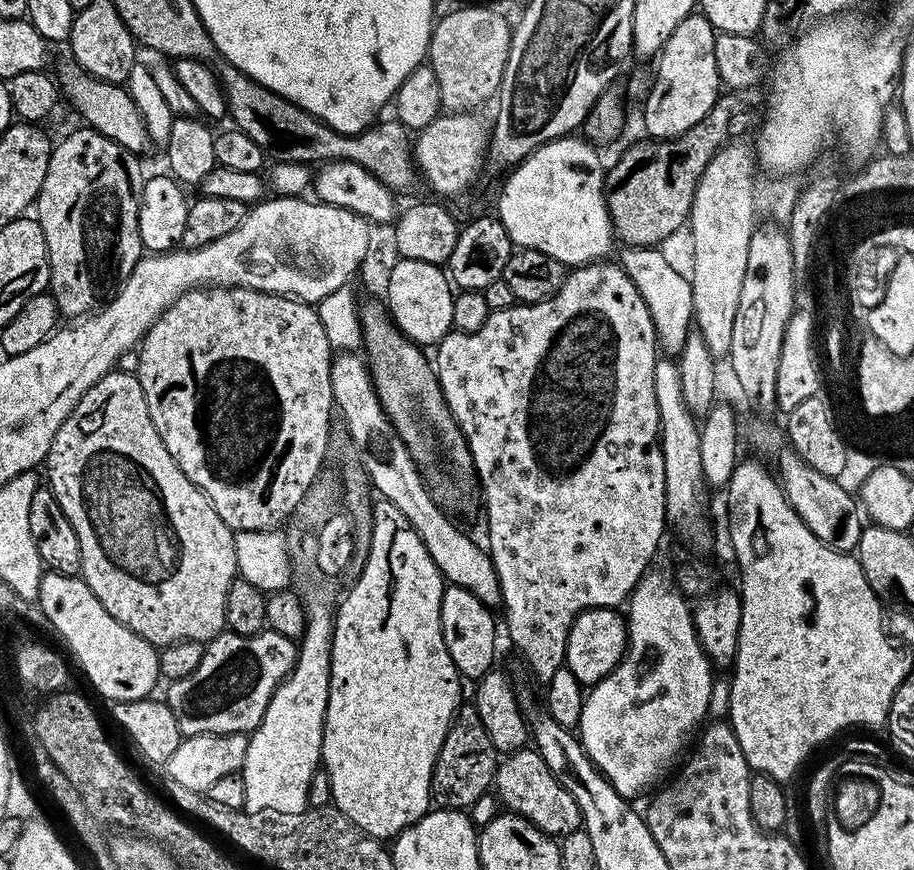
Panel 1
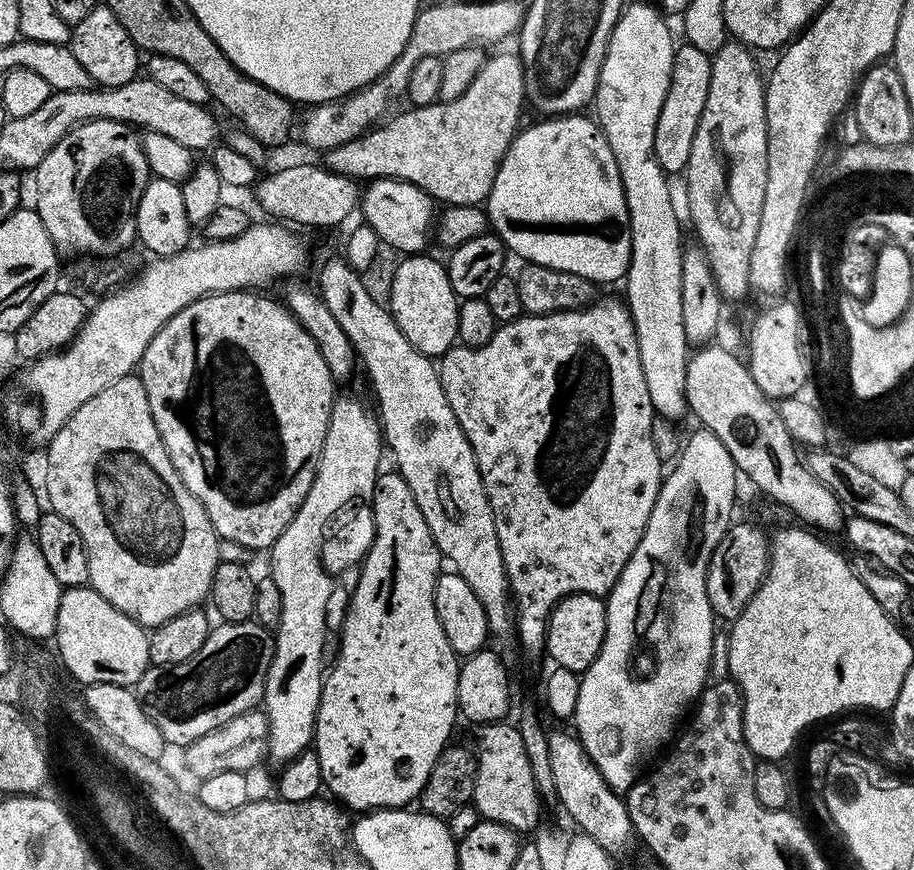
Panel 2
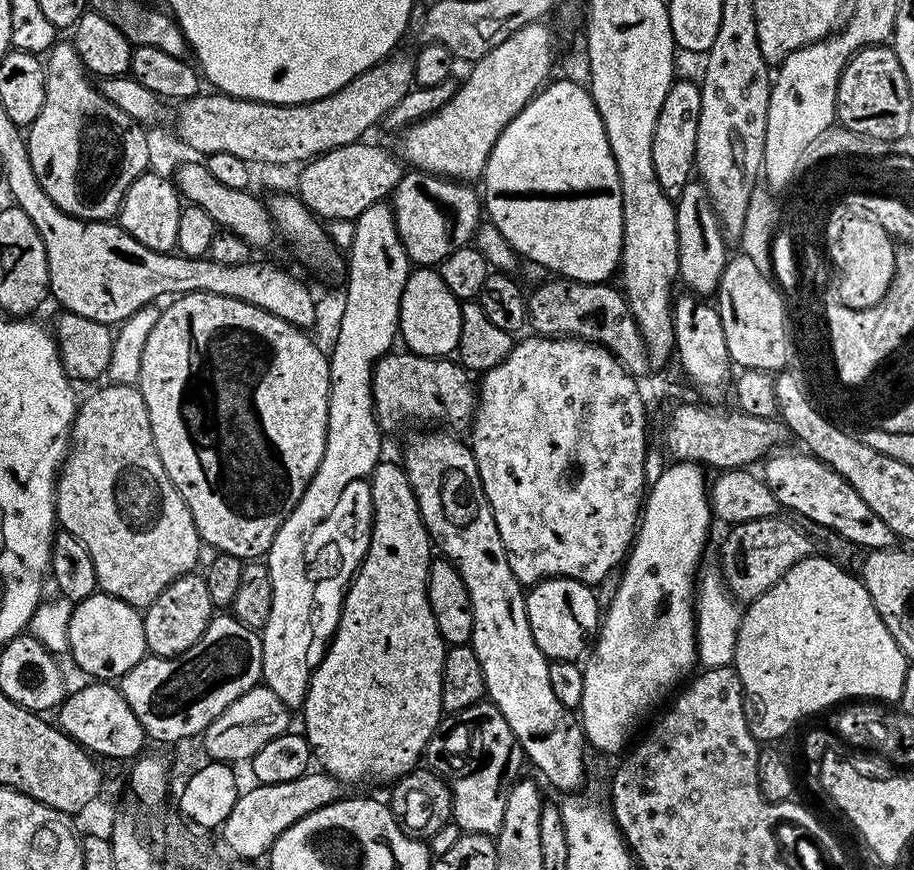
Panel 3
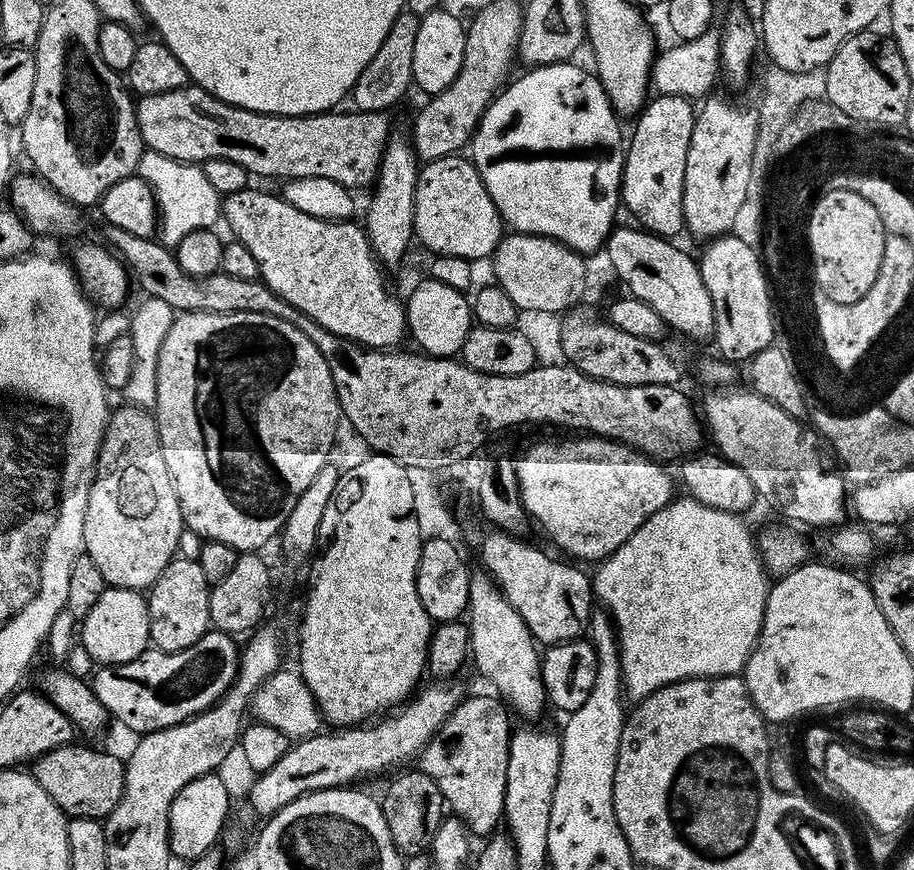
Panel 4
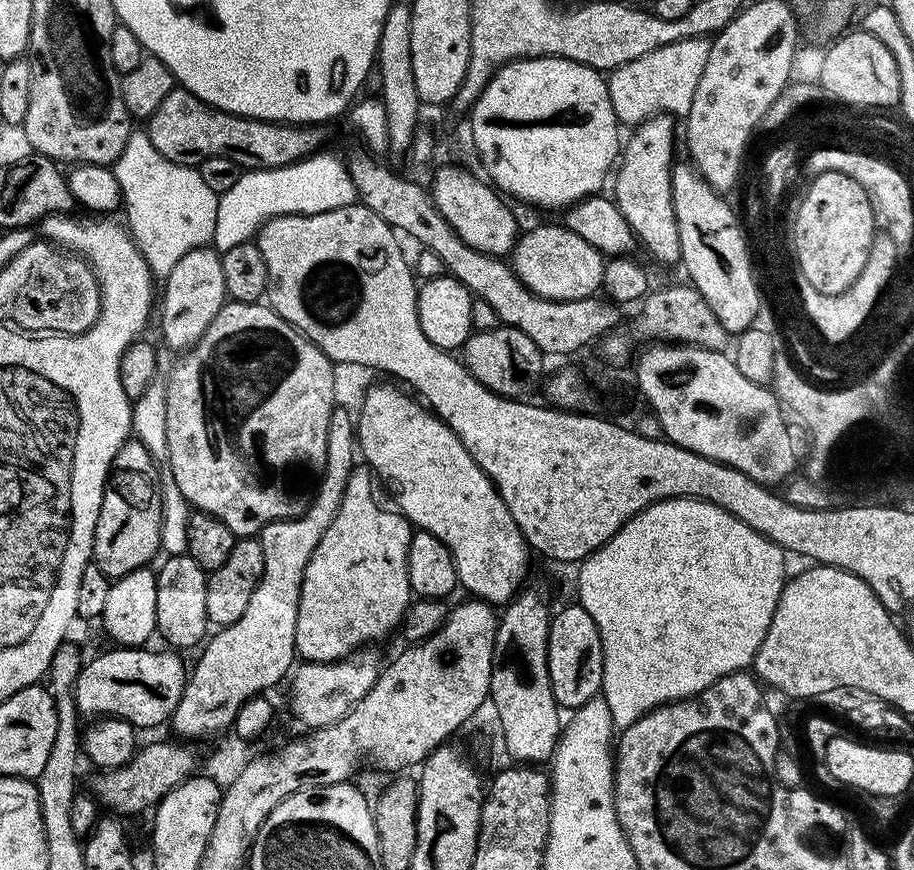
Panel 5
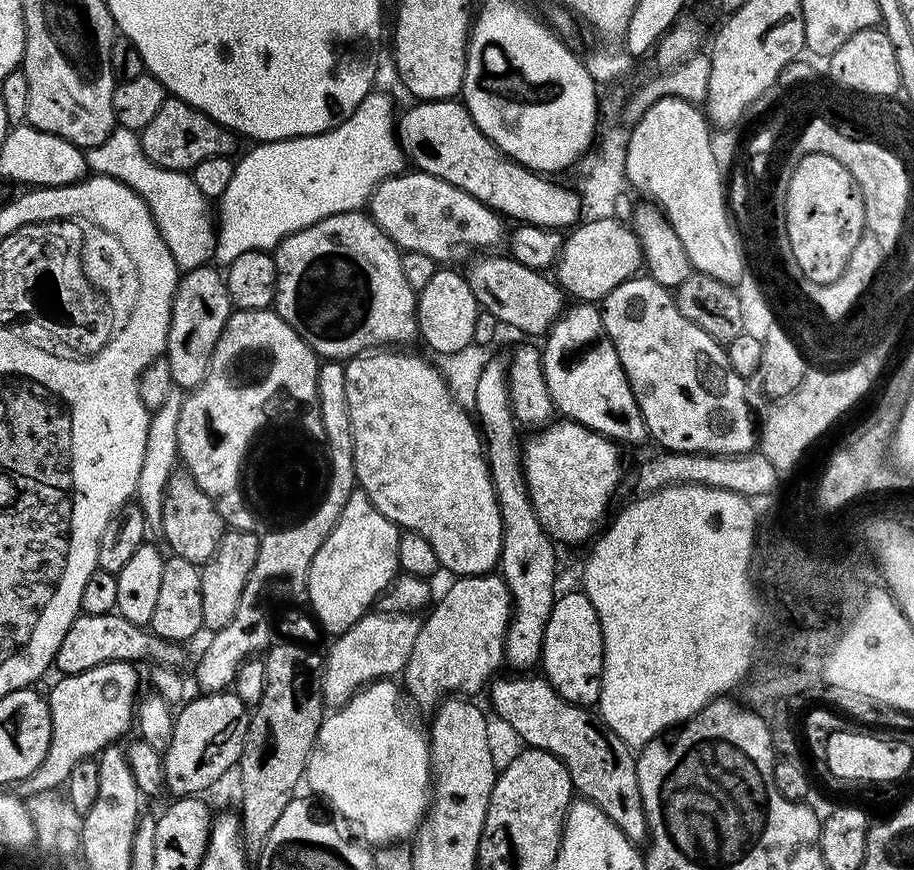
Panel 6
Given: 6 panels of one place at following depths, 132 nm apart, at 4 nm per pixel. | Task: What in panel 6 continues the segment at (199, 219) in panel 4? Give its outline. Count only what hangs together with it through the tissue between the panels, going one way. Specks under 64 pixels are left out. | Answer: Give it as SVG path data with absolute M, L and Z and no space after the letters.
M117 126L98 146L87 149L84 157L88 163L88 172L97 176L109 176L134 190L146 202L177 269L203 268L215 254L217 225L214 223L214 212L210 210L210 201L194 186L188 172L166 170L150 158L140 145L139 135Z

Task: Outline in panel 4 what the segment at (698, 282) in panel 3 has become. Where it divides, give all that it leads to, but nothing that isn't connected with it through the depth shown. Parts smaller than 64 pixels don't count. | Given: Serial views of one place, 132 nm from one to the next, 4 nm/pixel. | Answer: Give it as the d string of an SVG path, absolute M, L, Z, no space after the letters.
M709 95L696 113L694 134L686 154L686 178L682 194L685 229L701 236L704 242L732 231L734 217L746 199L756 134L755 111L747 112L714 95Z

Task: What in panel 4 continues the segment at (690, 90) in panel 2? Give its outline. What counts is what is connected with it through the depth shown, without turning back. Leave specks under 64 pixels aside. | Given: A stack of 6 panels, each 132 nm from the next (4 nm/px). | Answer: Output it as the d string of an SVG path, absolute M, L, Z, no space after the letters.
M653 95L635 117L636 129L632 132L632 141L629 139L626 144L624 179L620 181L623 207L628 207L647 231L665 238L676 238L679 232L685 231L682 194L686 178L686 154L690 150L690 138L694 134L696 113L693 101L685 96Z

